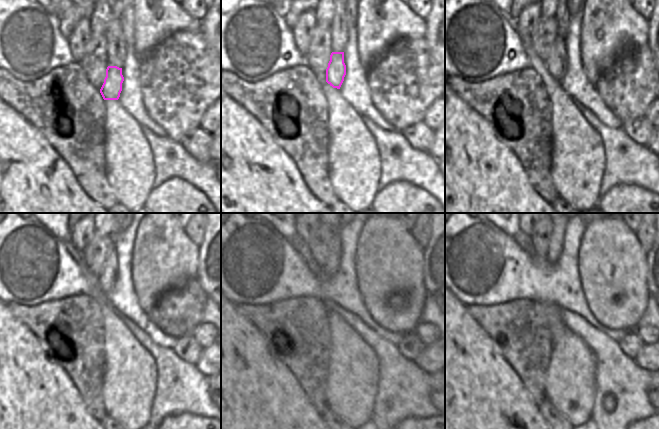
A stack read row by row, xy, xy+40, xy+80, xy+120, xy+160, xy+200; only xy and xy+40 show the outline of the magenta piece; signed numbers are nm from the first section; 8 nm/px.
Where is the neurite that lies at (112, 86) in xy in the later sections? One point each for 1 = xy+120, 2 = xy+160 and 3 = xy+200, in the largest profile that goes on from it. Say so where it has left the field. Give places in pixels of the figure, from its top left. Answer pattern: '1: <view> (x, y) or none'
1: xy+120 (107, 277)
2: xy+160 (330, 268)
3: xy+200 (554, 250)

